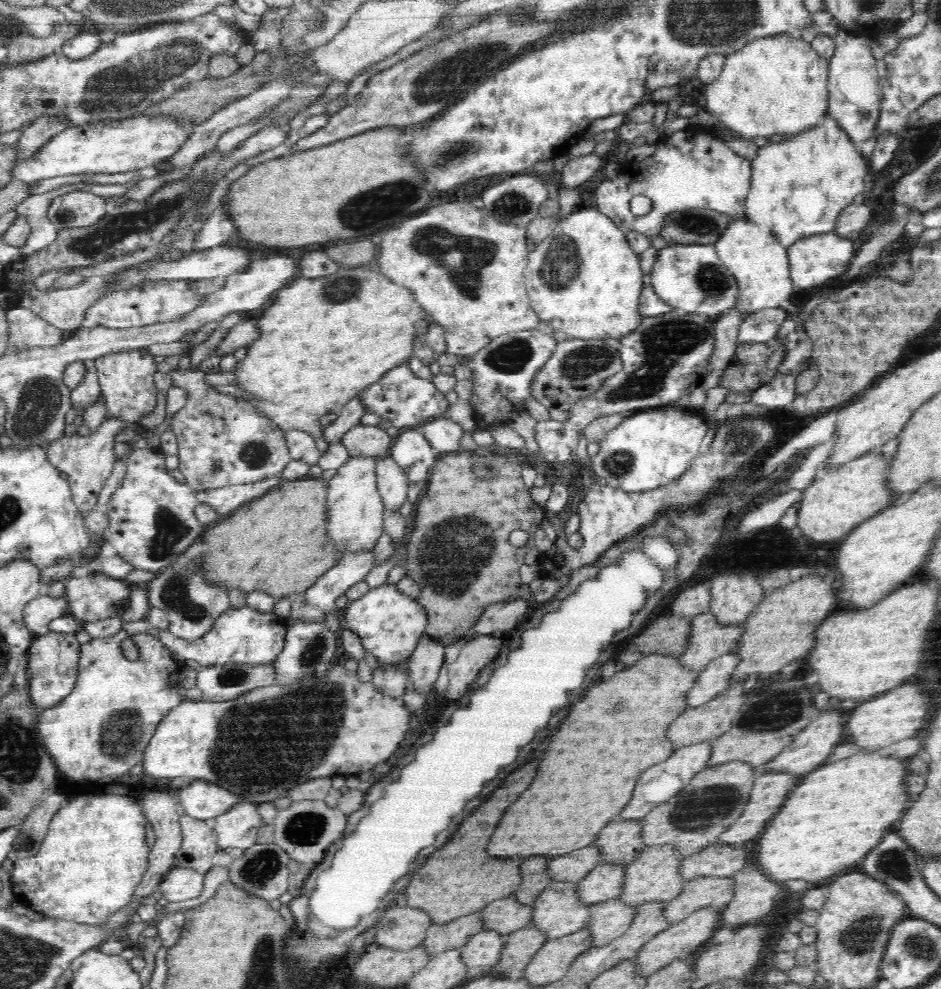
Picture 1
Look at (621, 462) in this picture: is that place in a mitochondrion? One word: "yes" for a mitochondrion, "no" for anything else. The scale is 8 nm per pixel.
yes

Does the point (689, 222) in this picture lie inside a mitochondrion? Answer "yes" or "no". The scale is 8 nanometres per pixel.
yes

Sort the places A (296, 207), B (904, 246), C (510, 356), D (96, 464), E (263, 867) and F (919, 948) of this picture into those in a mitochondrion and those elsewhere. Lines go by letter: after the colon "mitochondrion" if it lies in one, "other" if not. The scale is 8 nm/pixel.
A: other
B: other
C: mitochondrion
D: other
E: mitochondrion
F: mitochondrion

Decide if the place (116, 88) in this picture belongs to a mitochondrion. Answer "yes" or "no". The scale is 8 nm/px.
yes

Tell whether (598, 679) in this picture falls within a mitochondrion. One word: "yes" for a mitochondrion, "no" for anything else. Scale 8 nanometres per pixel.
no

